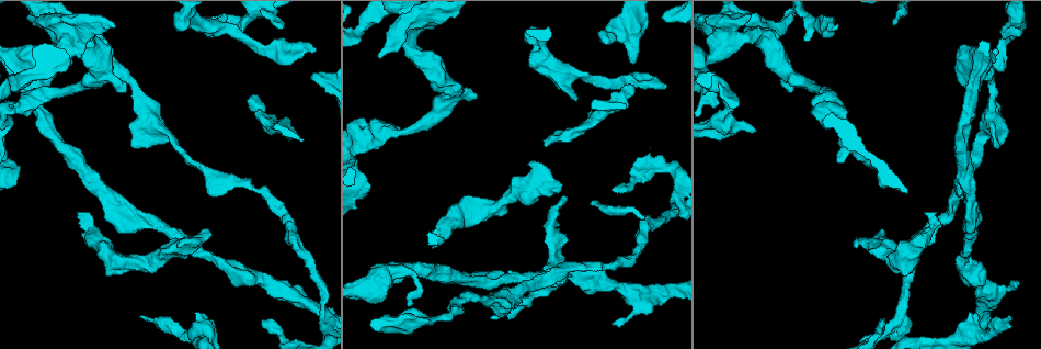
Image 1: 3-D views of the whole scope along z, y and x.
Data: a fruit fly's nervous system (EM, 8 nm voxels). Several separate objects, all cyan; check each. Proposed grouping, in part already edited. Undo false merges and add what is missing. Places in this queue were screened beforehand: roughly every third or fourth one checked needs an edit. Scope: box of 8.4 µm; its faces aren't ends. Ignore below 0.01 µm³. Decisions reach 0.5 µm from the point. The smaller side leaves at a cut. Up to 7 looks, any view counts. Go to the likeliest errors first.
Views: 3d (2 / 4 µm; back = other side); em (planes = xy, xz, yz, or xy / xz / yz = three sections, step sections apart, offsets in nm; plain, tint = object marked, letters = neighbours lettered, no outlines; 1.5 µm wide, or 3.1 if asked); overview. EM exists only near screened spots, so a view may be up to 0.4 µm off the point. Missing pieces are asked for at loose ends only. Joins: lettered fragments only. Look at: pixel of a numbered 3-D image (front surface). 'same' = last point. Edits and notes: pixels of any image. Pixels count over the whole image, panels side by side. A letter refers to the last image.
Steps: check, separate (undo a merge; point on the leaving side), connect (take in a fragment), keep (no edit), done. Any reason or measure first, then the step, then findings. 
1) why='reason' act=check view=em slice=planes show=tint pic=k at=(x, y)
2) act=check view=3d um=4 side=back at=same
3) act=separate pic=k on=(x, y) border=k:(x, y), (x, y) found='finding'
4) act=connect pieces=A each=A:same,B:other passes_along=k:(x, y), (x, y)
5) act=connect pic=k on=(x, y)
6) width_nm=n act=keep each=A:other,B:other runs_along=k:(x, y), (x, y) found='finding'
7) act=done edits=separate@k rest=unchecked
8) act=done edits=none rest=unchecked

why='free end' act=check view=3d um=2 pic=1 at=(80, 213)

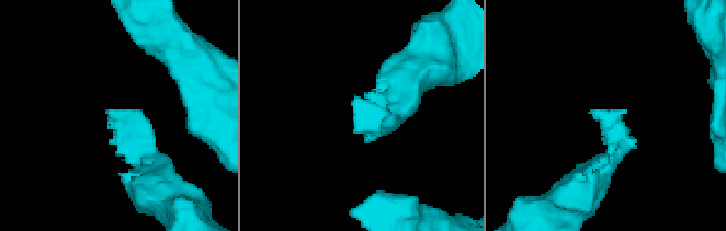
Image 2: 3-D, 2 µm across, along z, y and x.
act=check view=em slice=yz step=4 show=letters pic=2 at=(357, 99)

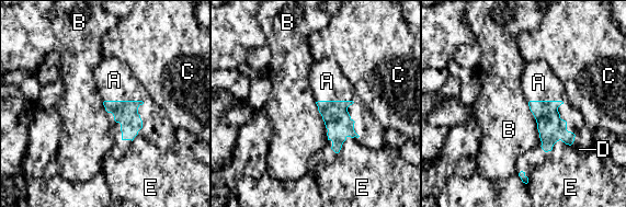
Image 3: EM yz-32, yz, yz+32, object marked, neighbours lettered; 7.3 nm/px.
act=connect pieces=A each=A:same,B:other,C:other,D:other,E:other found='it goes on there'

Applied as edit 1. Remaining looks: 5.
why='free end' act=check view=em slice=planes show=letters pic=1 at=(561, 188)

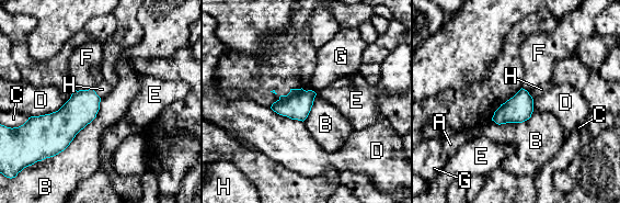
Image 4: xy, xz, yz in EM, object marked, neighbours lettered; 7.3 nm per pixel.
act=keep each=A:other,B:other,C:other,D:other,E:other,F:other,G:other,H:other border=4:(101, 99), (95, 116), (48, 158) found='no lettered fragment goes on from it'

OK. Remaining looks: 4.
why='free end' act=check view=3d um=2 pic=1 at=(1014, 287)

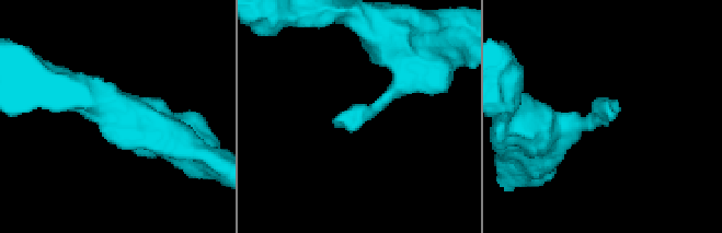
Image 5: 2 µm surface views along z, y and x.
act=check view=em slice=planes show=letters pic=5 at=(610, 112)

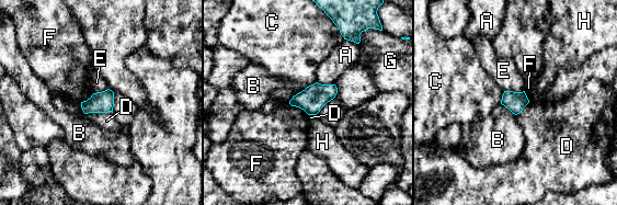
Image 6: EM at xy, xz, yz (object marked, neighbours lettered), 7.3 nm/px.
act=keep each=A:other,B:other,C:other,D:other,E:other,F:other,G:other,H:other border=6:(112, 112), (89, 112), (84, 114) found='no lettered fragment goes on from it'

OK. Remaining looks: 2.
act=done edits=connect@3 rest=unchecked

